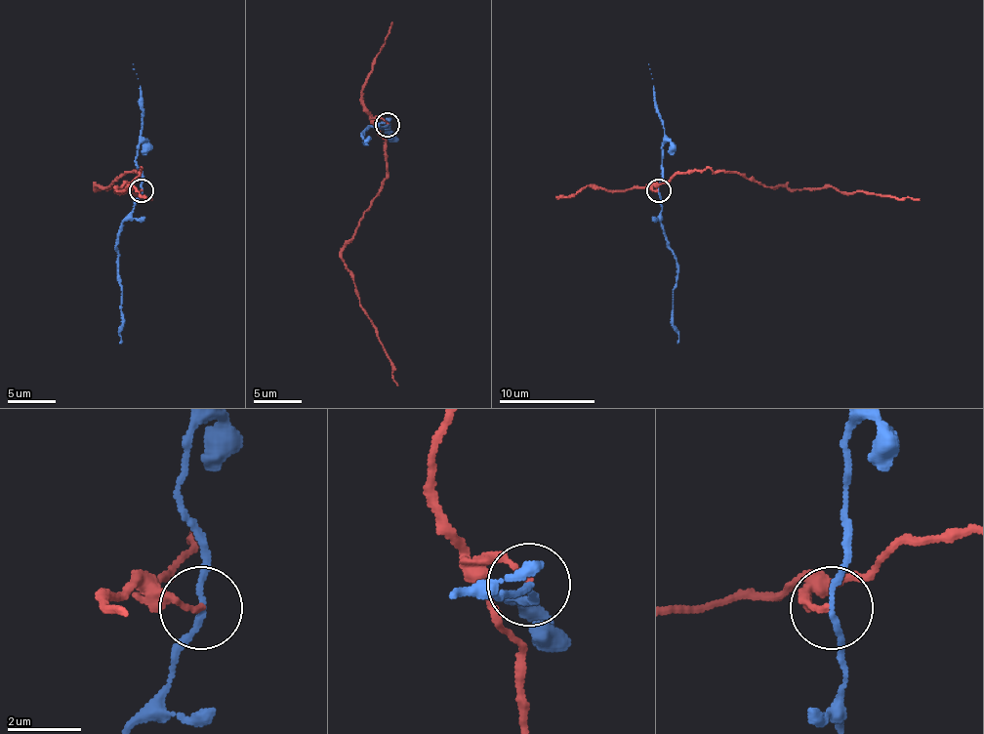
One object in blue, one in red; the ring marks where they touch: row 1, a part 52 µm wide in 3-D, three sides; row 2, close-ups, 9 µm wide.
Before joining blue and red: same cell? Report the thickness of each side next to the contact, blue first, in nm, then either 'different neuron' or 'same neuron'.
140/140 nm | different neuron

